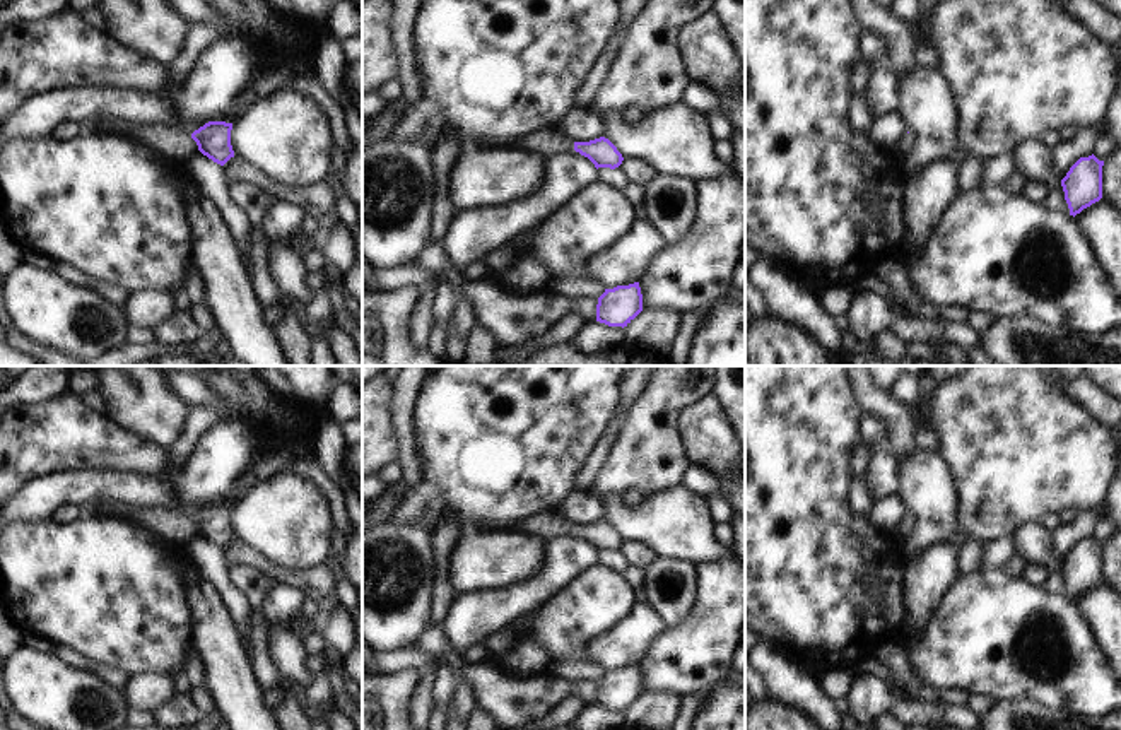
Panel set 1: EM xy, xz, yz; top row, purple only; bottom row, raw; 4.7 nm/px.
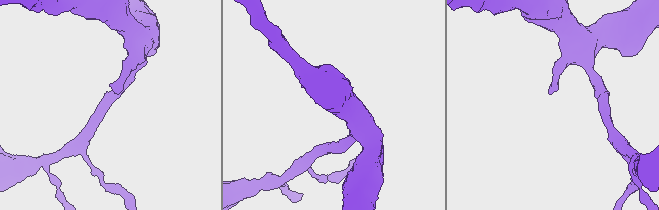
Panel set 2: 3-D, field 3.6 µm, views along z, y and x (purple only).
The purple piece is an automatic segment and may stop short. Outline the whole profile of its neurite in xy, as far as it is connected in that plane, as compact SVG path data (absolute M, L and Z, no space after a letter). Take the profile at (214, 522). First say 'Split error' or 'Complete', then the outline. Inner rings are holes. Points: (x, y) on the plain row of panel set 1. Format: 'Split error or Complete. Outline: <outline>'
Split error. Outline: M94 503L85 508L85 513L133 520L176 549L183 549L197 533L220 549L234 540L231 528L232 506L226 504L208 504L193 516L174 508L133 508L118 503Z

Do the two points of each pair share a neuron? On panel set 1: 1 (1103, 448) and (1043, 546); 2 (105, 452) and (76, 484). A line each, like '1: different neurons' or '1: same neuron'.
1: different neurons
2: different neurons

